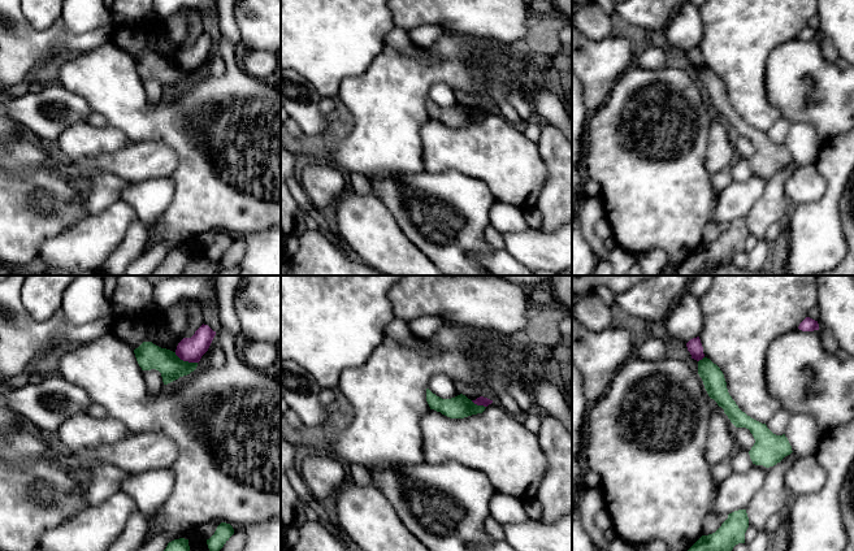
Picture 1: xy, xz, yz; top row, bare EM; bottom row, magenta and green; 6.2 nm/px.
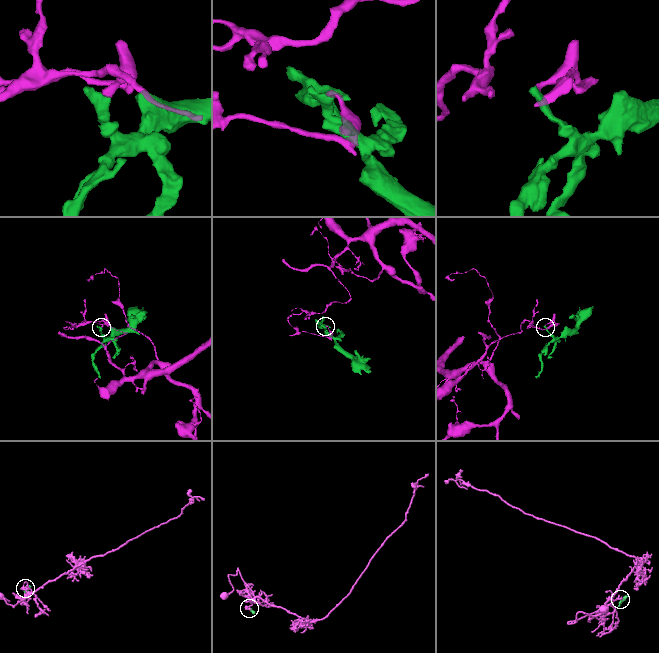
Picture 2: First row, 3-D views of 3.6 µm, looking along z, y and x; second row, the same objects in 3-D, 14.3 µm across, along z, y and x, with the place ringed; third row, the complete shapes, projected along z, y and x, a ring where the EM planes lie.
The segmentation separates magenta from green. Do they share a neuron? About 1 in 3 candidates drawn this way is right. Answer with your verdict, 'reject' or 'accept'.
reject

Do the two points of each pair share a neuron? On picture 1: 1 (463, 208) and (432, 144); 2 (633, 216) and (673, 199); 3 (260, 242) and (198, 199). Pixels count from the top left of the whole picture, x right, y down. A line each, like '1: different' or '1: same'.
1: different
2: same
3: different

